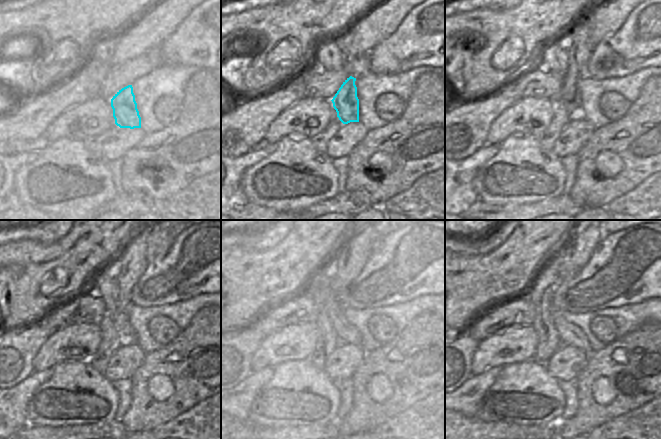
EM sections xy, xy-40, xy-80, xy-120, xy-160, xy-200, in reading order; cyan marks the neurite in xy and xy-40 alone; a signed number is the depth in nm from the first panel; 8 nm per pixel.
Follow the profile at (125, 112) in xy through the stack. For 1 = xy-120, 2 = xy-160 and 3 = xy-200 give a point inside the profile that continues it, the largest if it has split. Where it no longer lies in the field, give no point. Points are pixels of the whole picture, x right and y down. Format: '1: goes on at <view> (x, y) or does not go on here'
1: goes on at xy-120 (132, 263)
2: goes on at xy-160 (348, 265)
3: goes on at xy-200 (580, 250)

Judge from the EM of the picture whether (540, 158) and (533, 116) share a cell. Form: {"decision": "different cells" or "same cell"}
{"decision": "different cells"}

